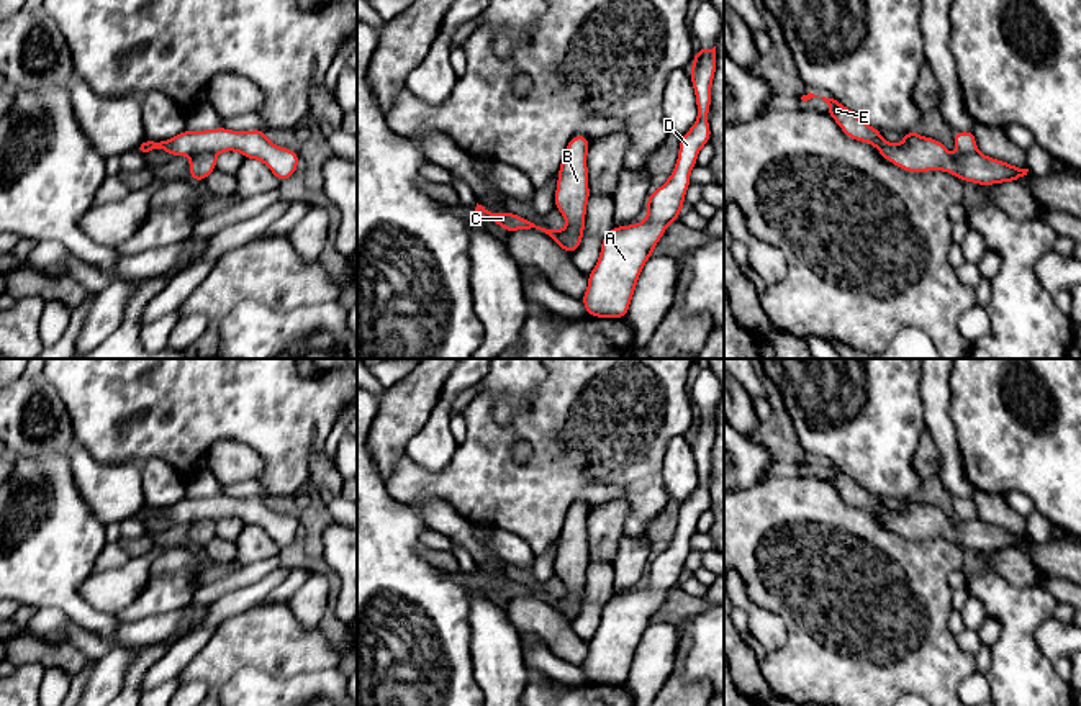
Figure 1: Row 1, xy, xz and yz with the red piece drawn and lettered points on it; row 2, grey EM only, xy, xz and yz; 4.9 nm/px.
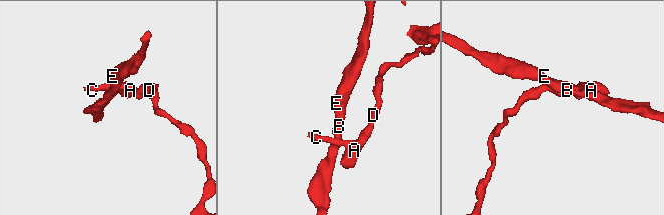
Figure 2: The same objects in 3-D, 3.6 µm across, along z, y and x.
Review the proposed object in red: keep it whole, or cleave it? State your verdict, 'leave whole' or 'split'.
split

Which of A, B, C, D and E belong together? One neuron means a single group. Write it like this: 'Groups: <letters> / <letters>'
Groups: A C D / B E

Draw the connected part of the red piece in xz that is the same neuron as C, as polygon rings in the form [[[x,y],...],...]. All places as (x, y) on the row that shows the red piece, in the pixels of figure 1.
[[[477,203],[475,211],[477,211],[478,219],[495,221],[501,228],[504,228],[508,233],[513,233],[516,229],[536,229],[536,231],[539,231],[552,239],[559,238],[559,234],[562,233],[562,231],[545,228],[544,224],[532,223],[526,218],[516,216],[516,215],[509,213],[508,210],[504,213],[493,215],[488,208]]]

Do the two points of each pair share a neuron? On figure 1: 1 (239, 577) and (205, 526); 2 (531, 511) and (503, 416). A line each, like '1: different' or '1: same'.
1: different
2: different

